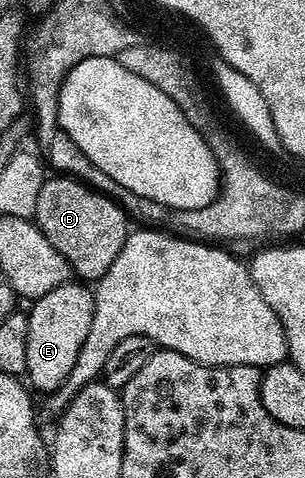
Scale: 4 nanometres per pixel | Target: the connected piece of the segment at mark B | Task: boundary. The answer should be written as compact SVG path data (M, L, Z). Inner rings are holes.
M45 178L42 193L38 193L34 222L81 280L99 281L106 269L114 265L114 257L122 253L122 245L126 245L130 234L129 216L119 203L79 179L54 178L58 179Z

